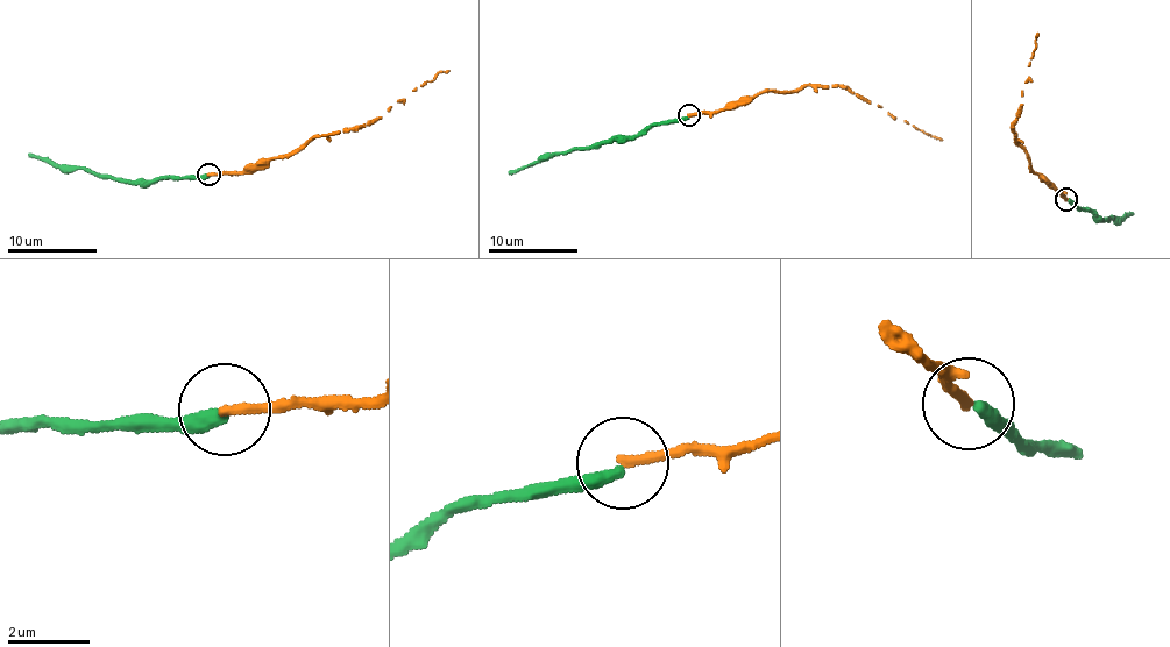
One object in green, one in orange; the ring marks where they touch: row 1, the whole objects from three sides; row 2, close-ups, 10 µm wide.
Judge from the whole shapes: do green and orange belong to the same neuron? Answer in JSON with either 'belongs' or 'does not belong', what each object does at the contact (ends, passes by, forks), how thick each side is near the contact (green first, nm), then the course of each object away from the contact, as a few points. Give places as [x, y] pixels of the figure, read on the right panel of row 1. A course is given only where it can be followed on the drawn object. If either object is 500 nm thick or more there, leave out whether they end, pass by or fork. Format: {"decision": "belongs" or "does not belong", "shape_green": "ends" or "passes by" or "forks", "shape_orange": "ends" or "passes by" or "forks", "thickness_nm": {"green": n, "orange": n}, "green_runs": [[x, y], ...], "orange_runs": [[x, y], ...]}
{"decision": "does not belong", "shape_green": "ends", "shape_orange": "ends", "thickness_nm": {"green": 360, "orange": 240}, "green_runs": [[1066, 199], [1101, 221], [1112, 218], [1114, 222], [1133, 212]], "orange_runs": [[1066, 199], [1032, 170], [1012, 126], [1022, 104], [1025, 82], [1030, 77], [1037, 33]]}

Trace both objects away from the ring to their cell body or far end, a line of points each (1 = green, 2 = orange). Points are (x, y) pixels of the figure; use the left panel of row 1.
1: (210, 175), (119, 180), (82, 169), (64, 170), (28, 154)
2: (210, 175), (263, 169), (279, 156), (292, 155), (318, 136), (357, 128), (382, 116), (415, 89), (449, 70)

